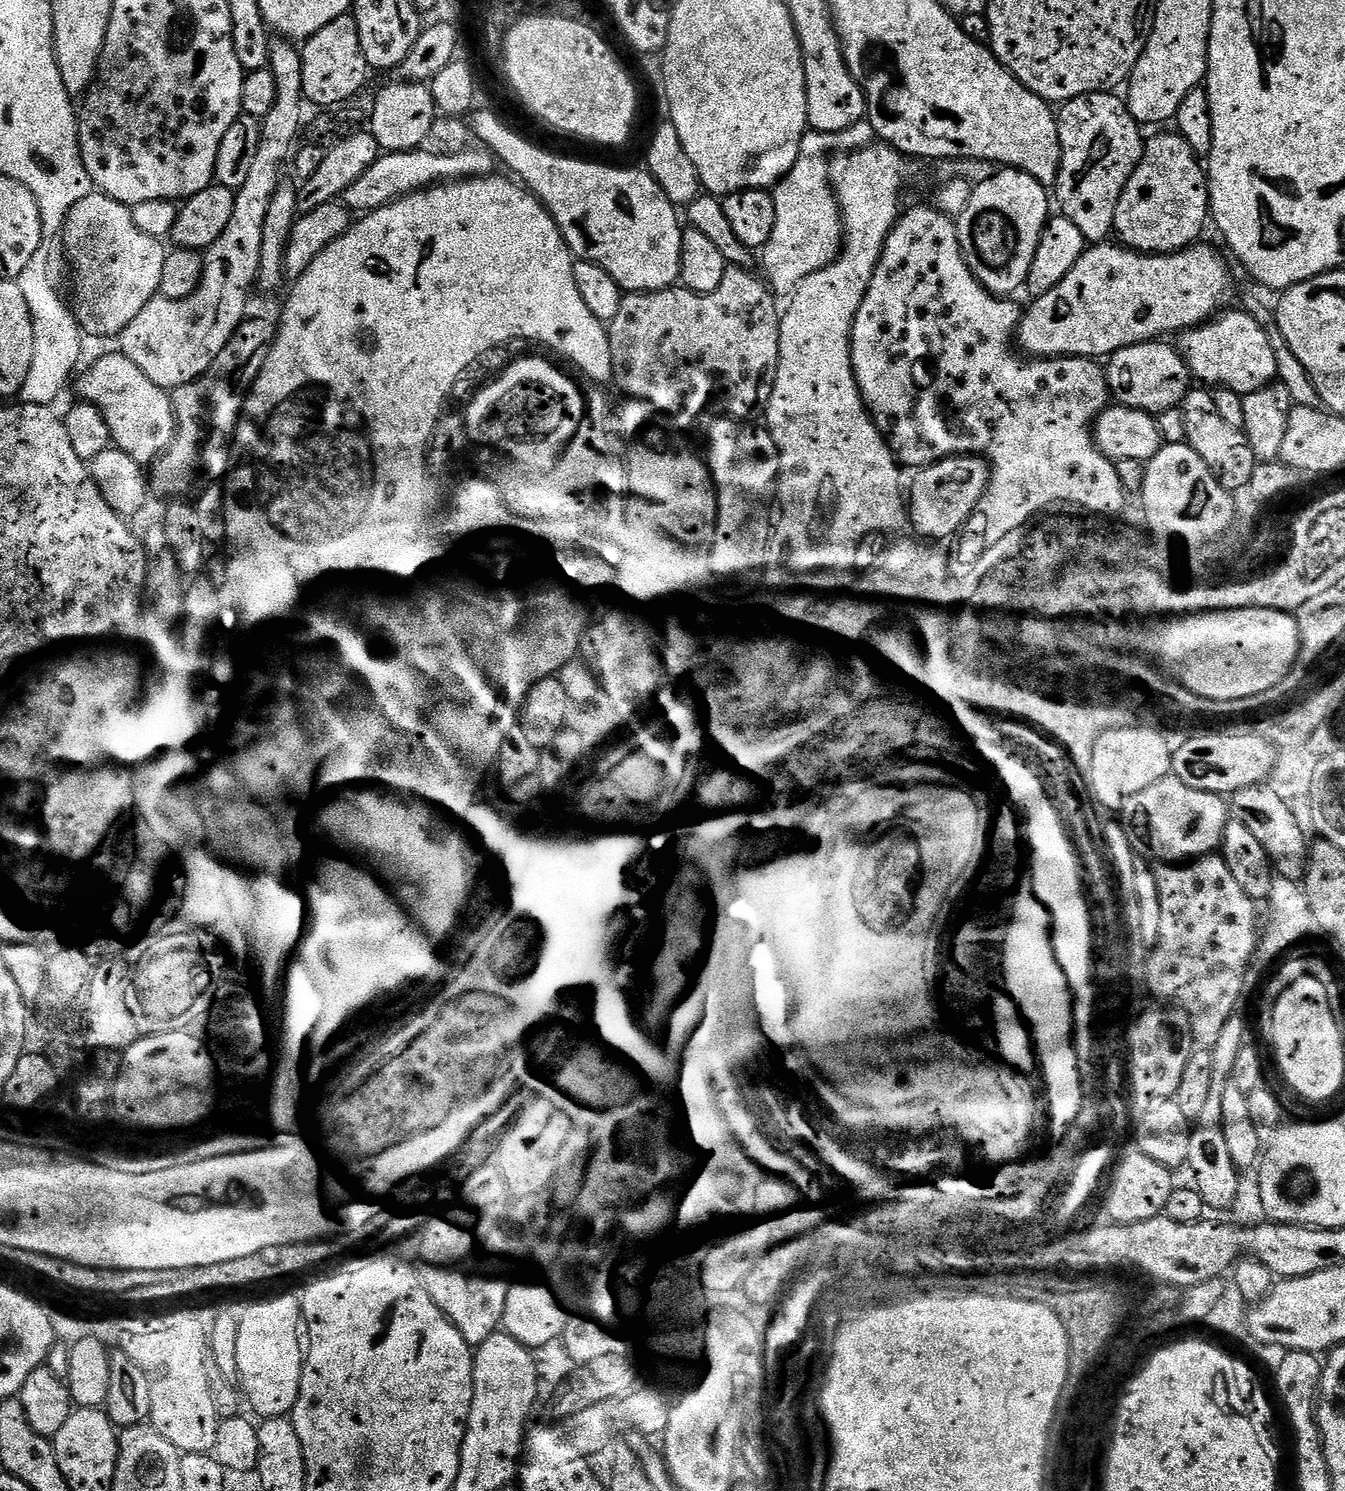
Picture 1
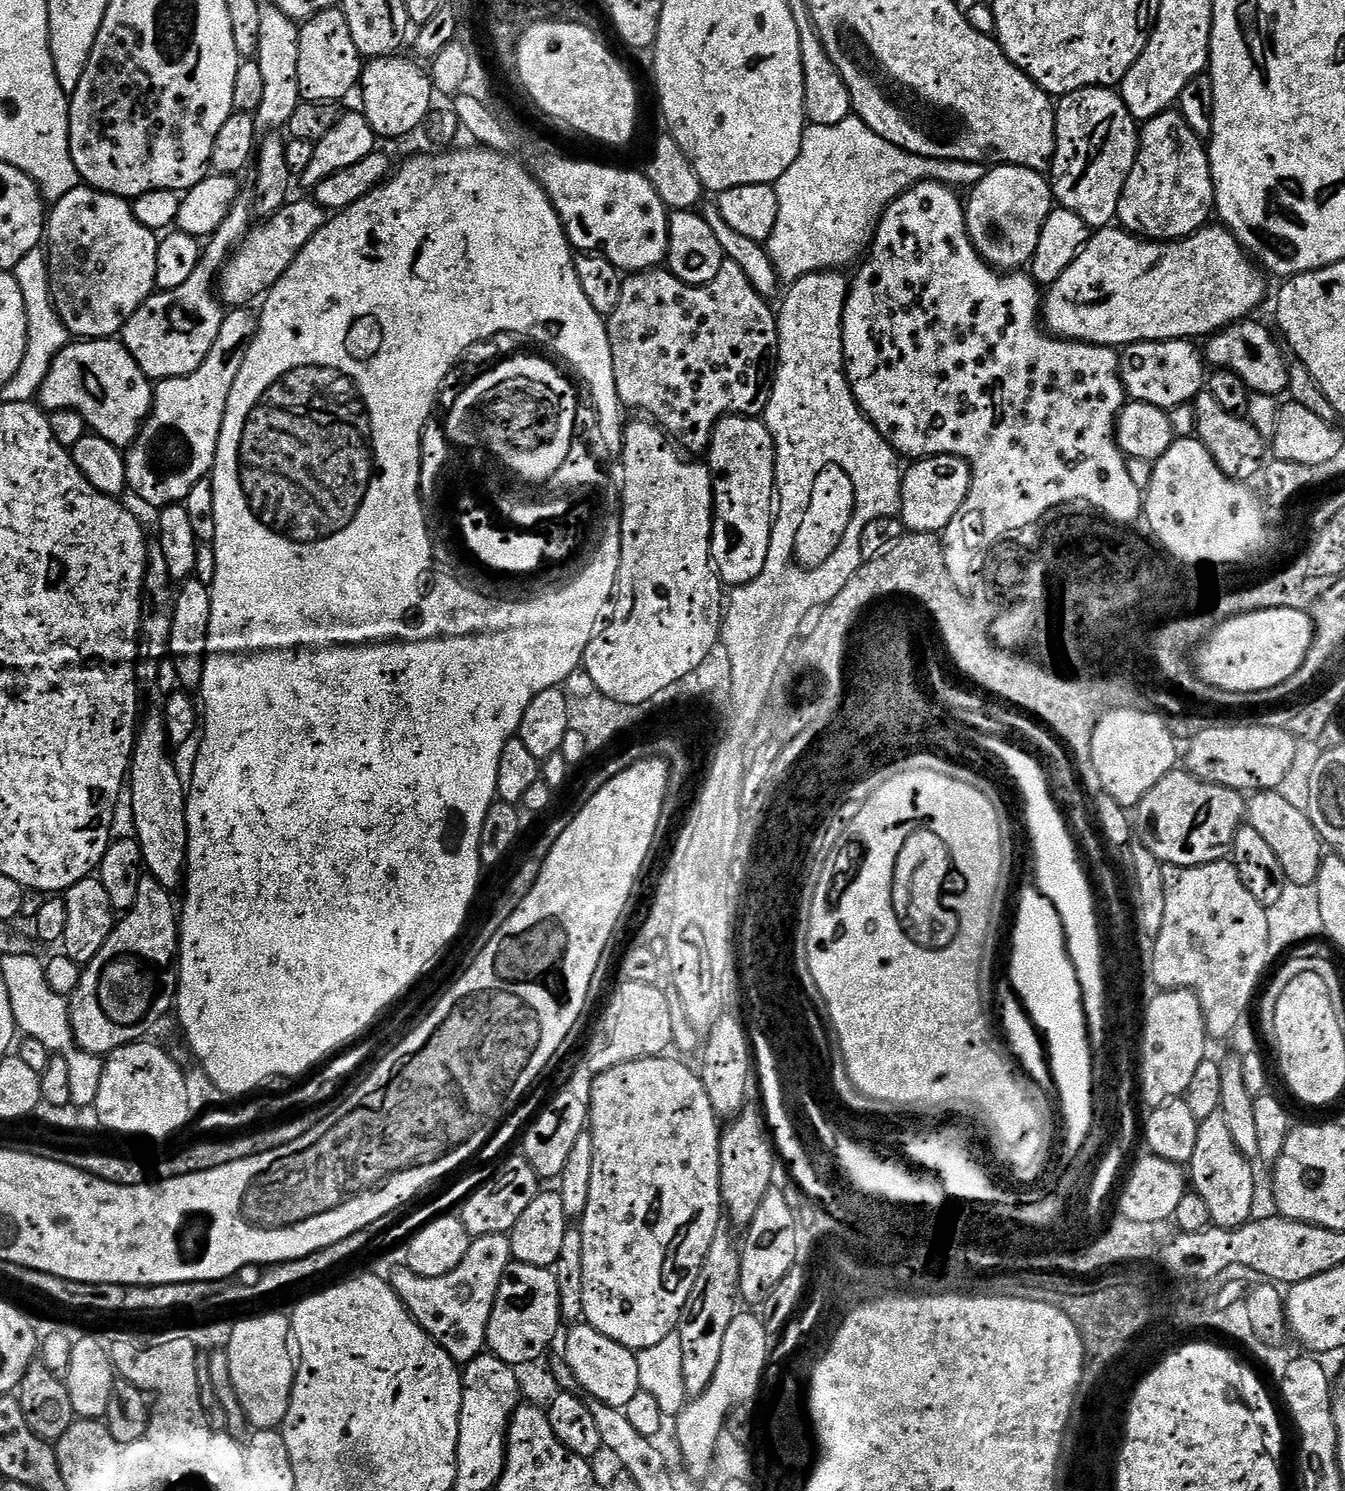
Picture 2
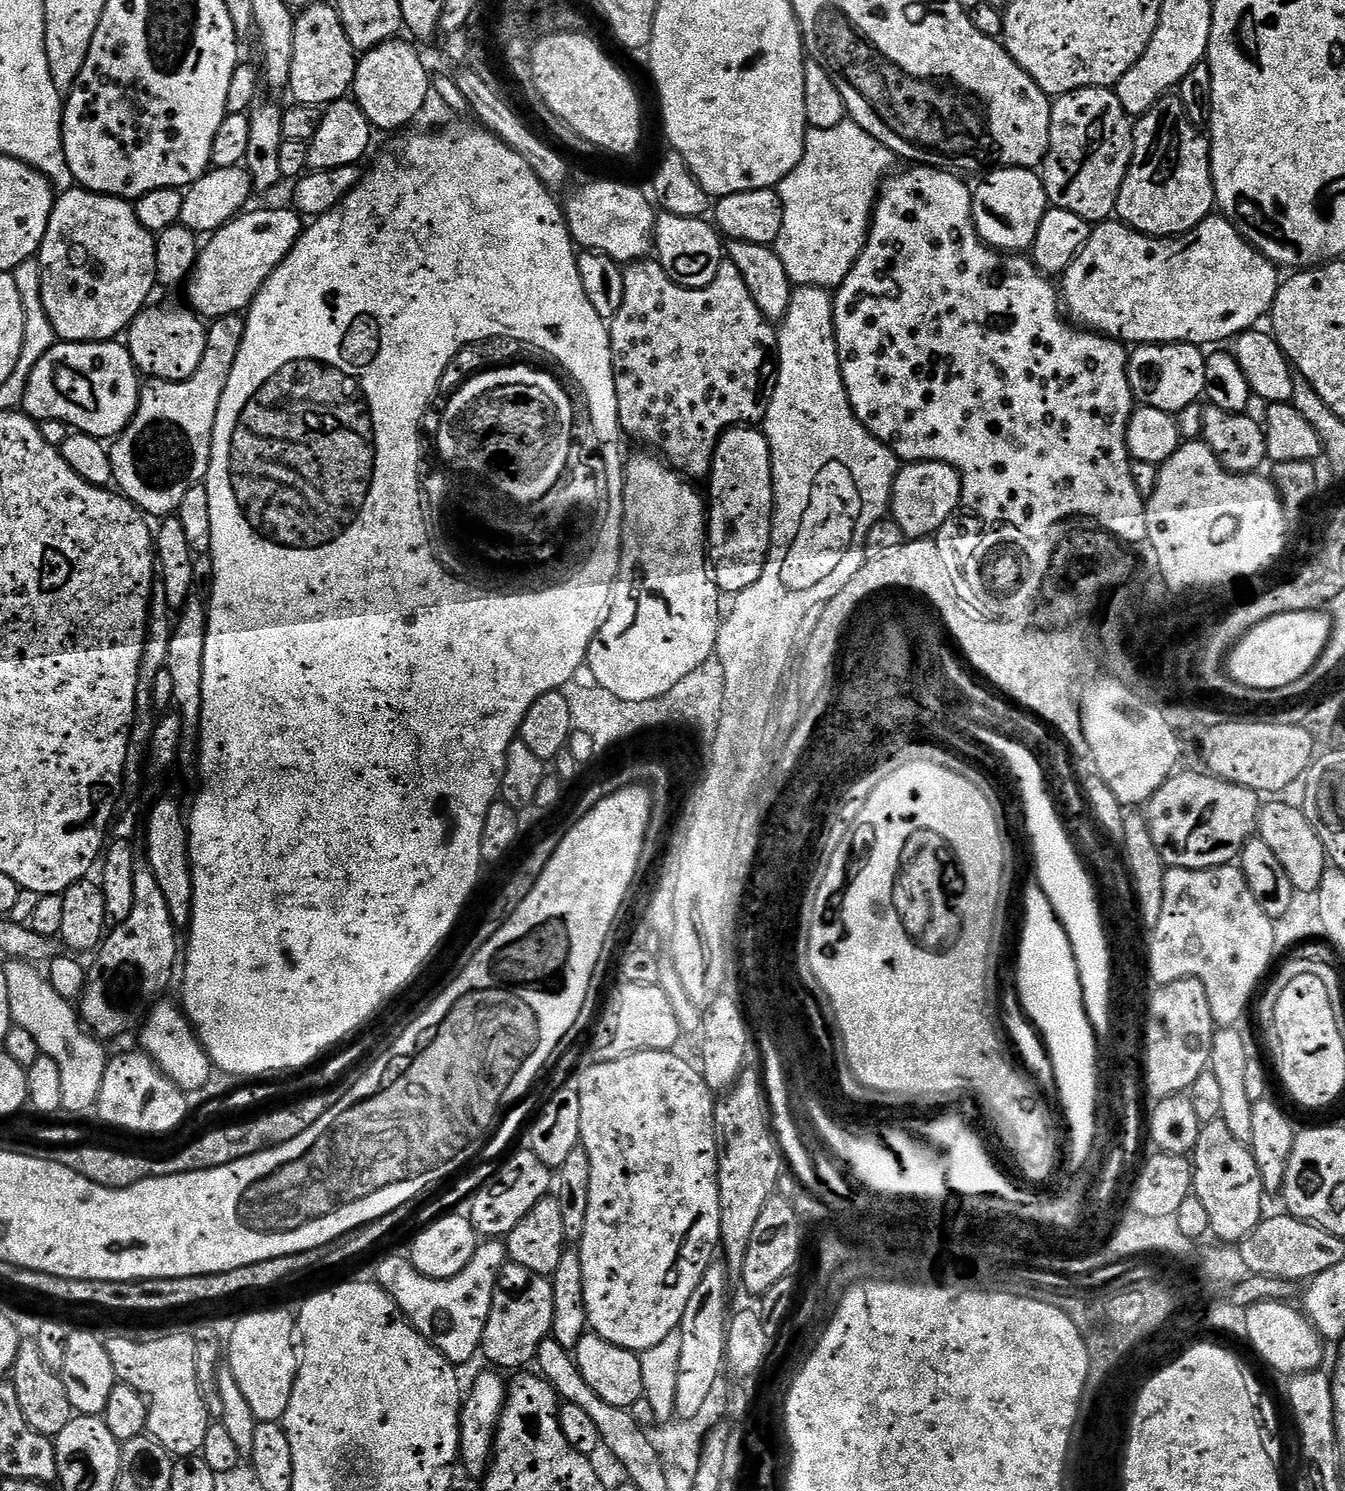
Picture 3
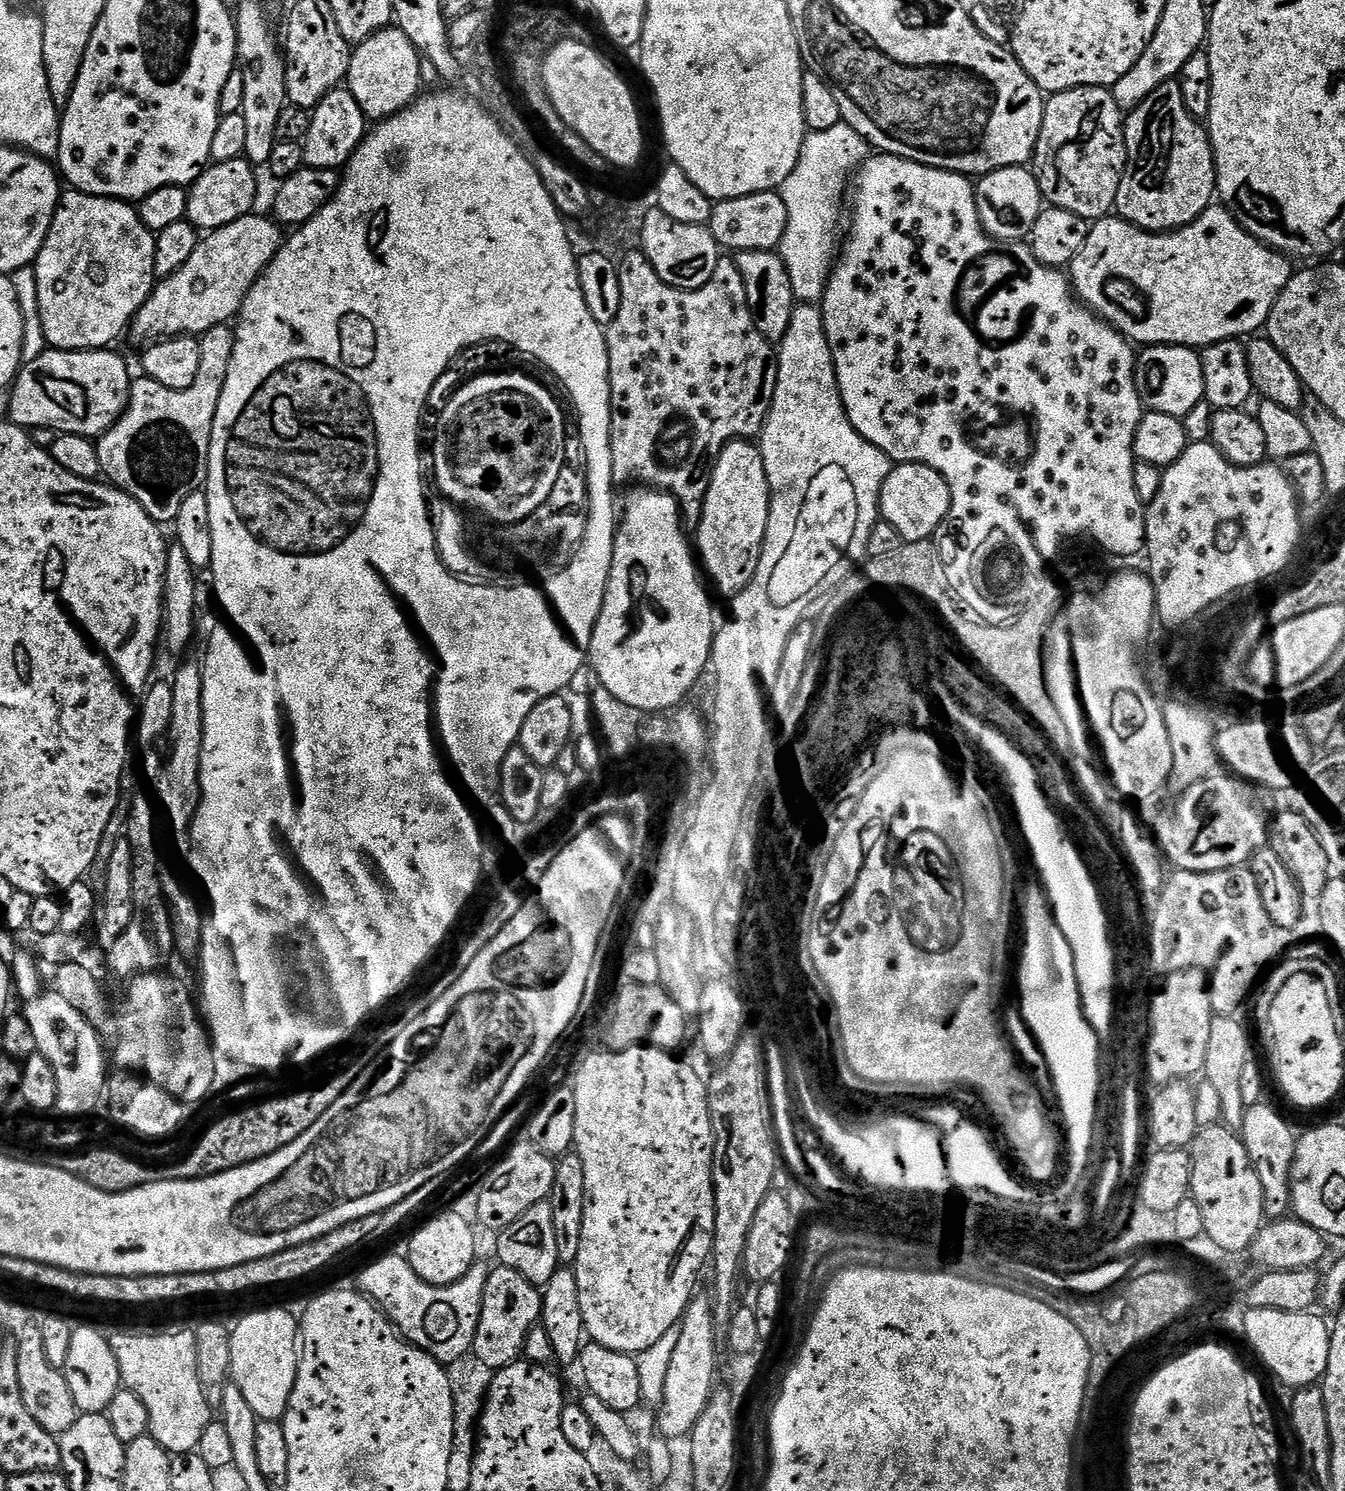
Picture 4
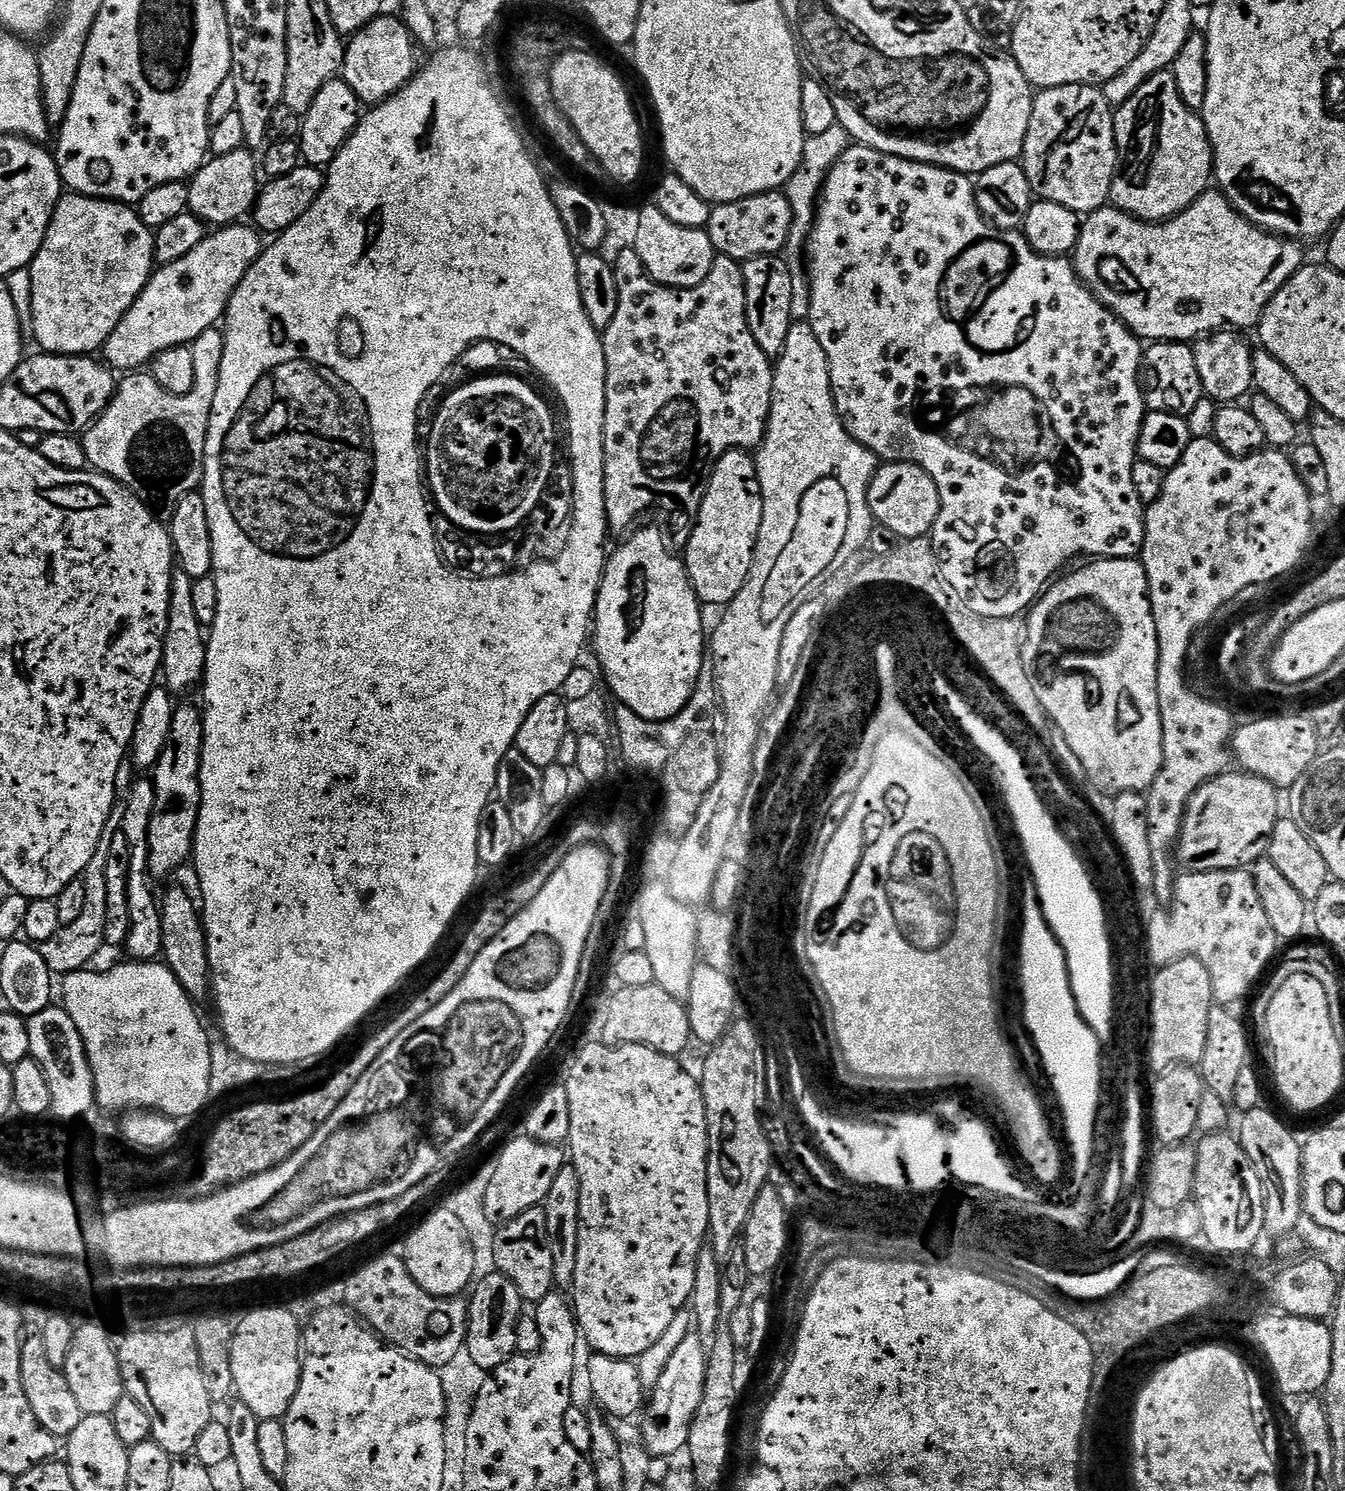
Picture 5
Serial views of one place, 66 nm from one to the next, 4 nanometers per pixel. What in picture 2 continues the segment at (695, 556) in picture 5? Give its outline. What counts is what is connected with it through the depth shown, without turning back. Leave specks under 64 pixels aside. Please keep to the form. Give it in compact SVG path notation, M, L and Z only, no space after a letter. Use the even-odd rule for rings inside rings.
M724 416L716 424L716 429L712 432L712 442L708 446L706 453L706 463L712 473L712 495L714 497L714 519L712 522L712 563L716 570L716 575L728 586L739 586L749 584L766 566L766 554L770 550L770 538L772 537L772 522L774 519L774 497L776 491L776 447L774 438L770 430L765 426L763 419L751 416Z

